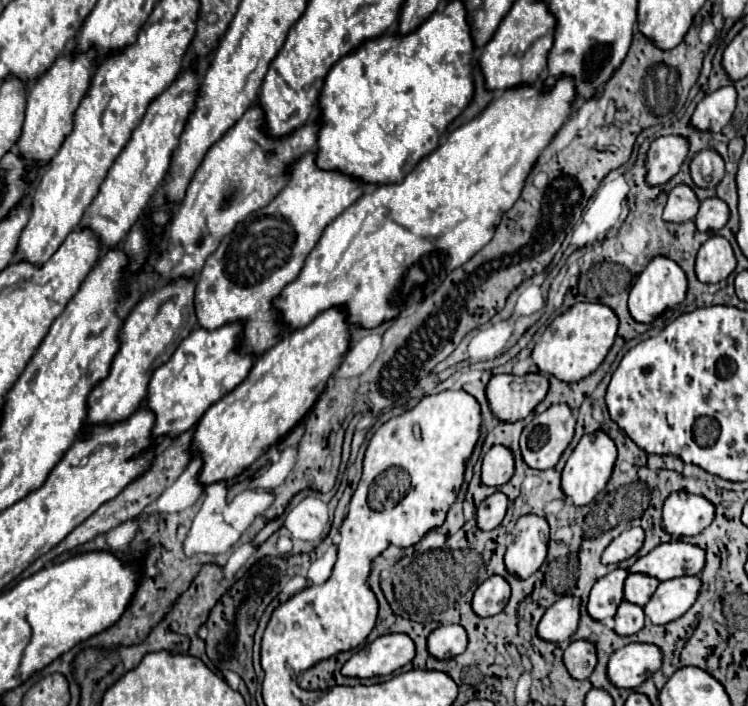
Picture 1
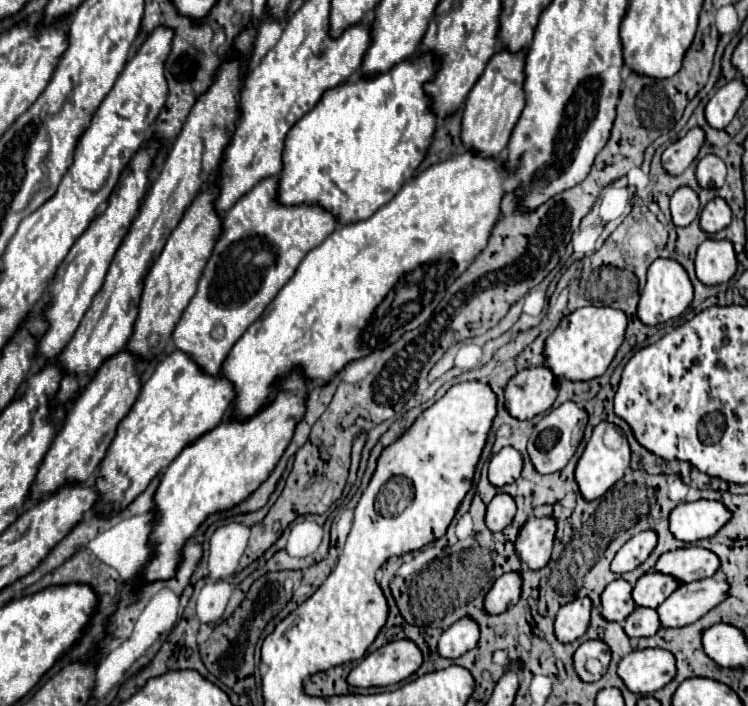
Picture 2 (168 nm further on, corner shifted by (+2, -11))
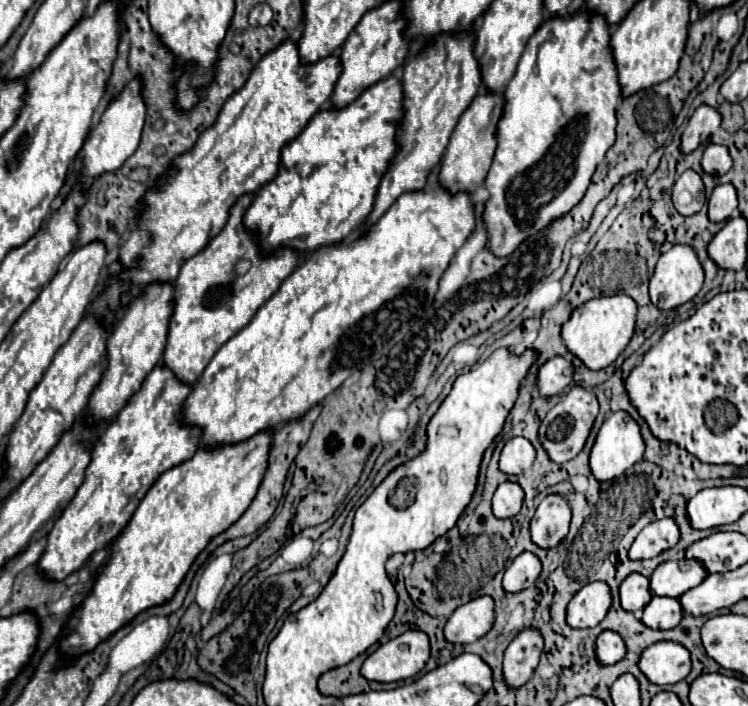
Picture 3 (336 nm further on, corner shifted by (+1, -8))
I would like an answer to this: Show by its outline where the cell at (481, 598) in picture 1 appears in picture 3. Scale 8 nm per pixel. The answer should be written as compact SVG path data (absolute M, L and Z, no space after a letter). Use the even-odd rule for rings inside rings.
M523 552L507 568L503 576L503 590L509 594L517 594L529 588L537 580L539 572L541 572L541 562L531 552Z

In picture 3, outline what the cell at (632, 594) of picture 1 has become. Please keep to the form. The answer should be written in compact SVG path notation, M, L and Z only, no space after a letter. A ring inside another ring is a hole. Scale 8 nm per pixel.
M675 560L659 564L651 574L649 586L657 596L677 598L681 596L681 592L687 592L689 588L701 584L705 576L705 568L701 568L701 564L697 564L695 560Z

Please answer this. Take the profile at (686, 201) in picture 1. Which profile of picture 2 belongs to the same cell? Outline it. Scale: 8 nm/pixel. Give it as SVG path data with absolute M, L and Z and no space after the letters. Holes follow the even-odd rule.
M678 187L670 199L674 225L690 225L700 211L698 193L690 187Z

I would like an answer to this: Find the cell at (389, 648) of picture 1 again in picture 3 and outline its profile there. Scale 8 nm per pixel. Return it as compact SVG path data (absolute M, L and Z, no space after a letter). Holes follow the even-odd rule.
M409 630L379 646L361 666L361 676L375 682L397 682L415 676L429 660L429 638Z

